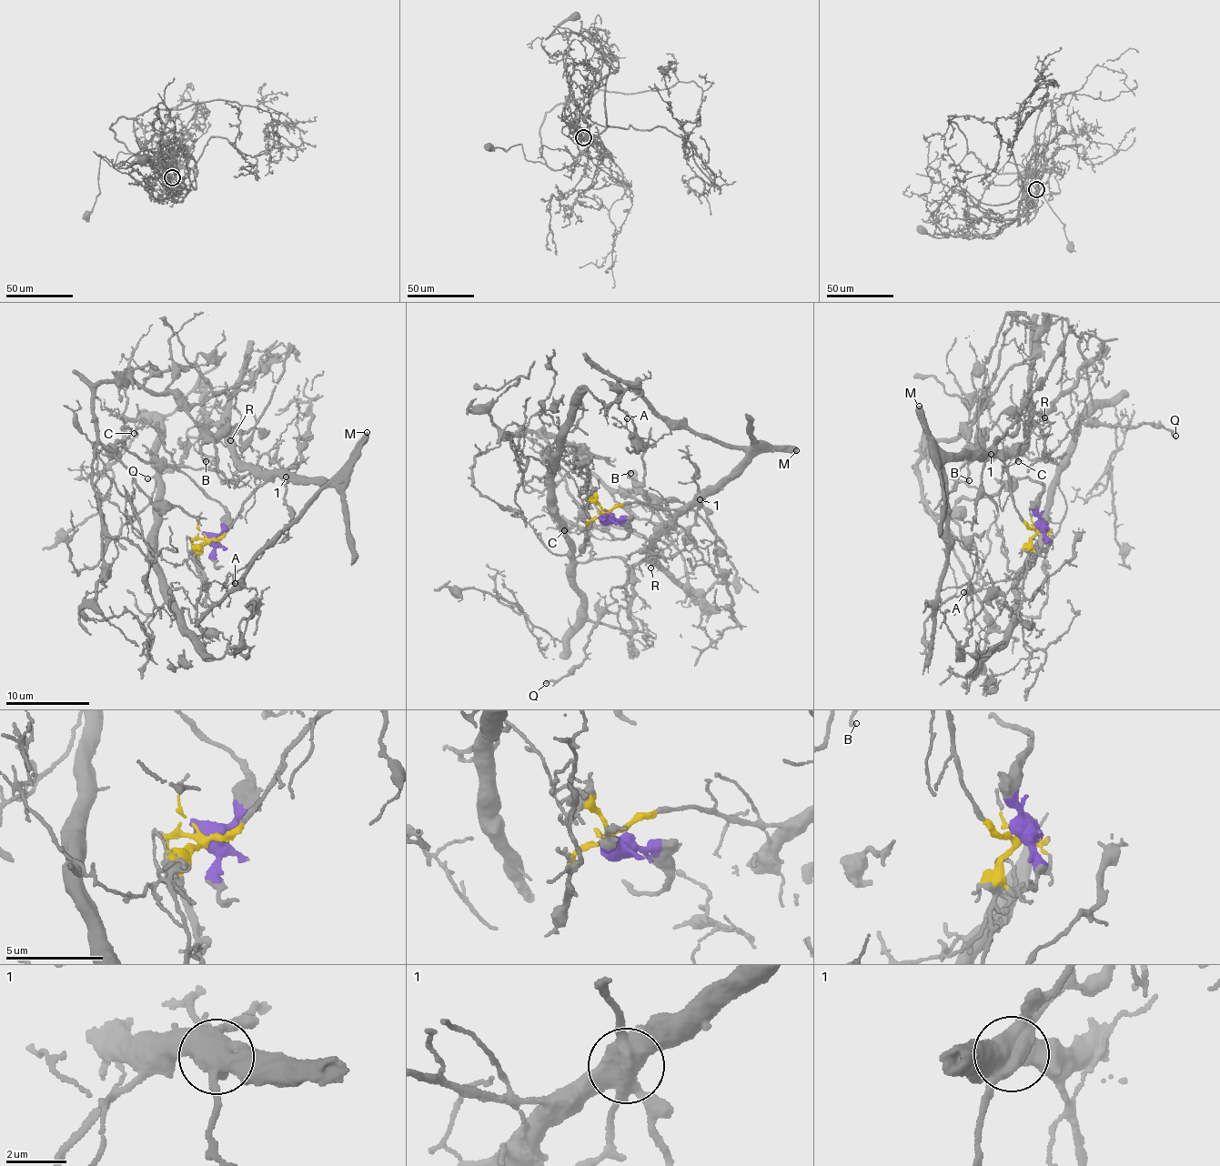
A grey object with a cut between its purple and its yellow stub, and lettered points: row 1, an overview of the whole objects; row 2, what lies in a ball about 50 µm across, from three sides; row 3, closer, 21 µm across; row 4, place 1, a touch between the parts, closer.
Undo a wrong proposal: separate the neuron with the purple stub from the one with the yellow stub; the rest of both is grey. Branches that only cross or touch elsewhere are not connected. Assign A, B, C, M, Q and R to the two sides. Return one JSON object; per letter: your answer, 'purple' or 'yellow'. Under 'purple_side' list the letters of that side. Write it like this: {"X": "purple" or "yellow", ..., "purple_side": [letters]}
{"A": "yellow", "B": "purple", "C": "purple", "M": "yellow", "Q": "yellow", "R": "yellow", "purple_side": ["B", "C"]}

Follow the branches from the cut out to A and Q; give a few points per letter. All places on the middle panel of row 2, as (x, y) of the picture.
A: (604, 514), (638, 500), (687, 506), (729, 483), (745, 453), (679, 427), (649, 445), (626, 427), (627, 418)
Q: (604, 514), (638, 500), (671, 519), (634, 568), (626, 607), (602, 610), (583, 659), (546, 683)

